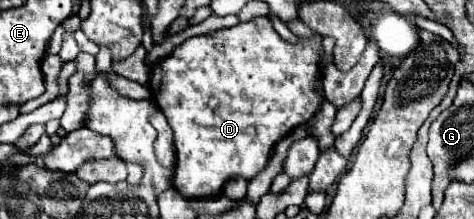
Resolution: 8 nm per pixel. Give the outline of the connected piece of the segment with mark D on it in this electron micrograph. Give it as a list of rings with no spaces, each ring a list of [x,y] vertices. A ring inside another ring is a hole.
[[[255,17],[229,29],[189,37],[177,45],[171,55],[151,67],[149,89],[153,91],[153,101],[165,113],[175,133],[177,165],[173,187],[177,187],[181,195],[187,199],[211,197],[221,193],[231,177],[253,179],[265,169],[275,143],[287,137],[295,127],[307,123],[321,109],[321,39],[323,37],[313,35],[311,39],[289,43],[279,37],[269,17]]]

